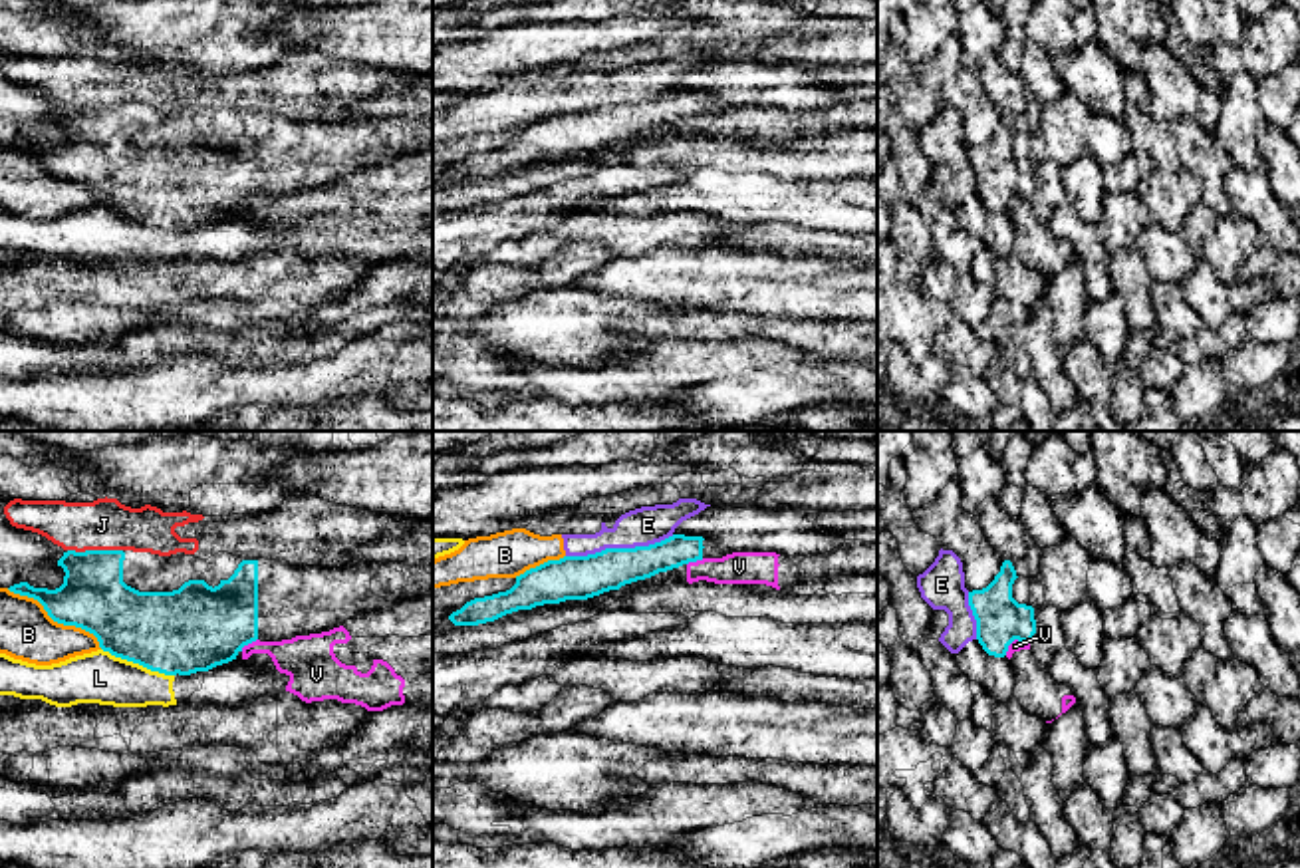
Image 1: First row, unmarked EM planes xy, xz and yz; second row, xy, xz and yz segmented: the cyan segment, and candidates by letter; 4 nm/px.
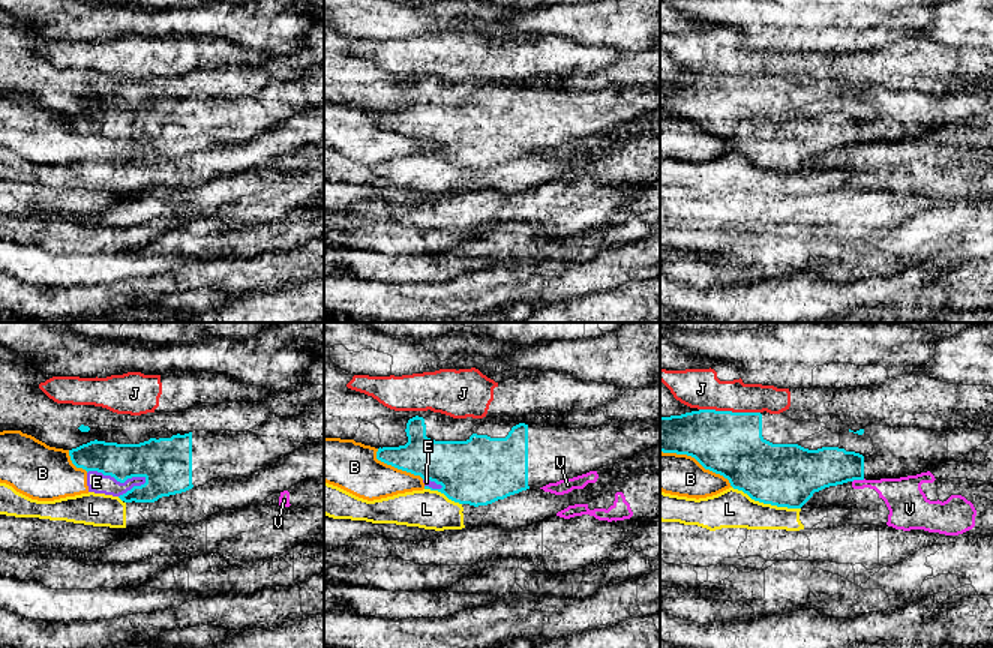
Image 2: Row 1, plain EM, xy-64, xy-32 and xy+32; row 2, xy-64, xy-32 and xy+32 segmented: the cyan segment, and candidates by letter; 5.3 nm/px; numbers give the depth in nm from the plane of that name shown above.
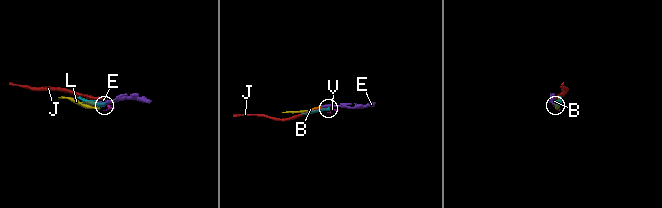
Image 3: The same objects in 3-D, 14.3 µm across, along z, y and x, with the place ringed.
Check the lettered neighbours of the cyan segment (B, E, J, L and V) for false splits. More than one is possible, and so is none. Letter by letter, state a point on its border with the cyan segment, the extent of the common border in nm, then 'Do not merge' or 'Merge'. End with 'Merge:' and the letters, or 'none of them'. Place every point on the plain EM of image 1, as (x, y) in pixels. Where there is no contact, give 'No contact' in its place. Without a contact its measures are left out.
B: Touches cyan at xy (56, 175). Shared border 460 nm. Do not merge
E: Touches cyan at xz (620, 104). Shared border 440 nm. Do not merge
J: Touches cyan at xy (96, 106). Shared border 220 nm. Do not merge
L: Touches cyan at xy (137, 217). Shared border 320 nm. Do not merge
V: Touches cyan at xy (249, 197). Shared border 90 nm. Do not merge
Merge: none of them

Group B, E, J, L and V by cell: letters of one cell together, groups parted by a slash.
B E / J / L / V

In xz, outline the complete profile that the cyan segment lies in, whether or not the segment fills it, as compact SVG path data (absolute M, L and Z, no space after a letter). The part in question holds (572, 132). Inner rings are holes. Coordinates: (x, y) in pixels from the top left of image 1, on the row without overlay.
M673 89L649 101L564 111L516 131L516 139L506 147L466 157L449 175L455 181L478 181L518 165L566 155L587 155L689 117L722 111L726 107L713 95L685 89Z

